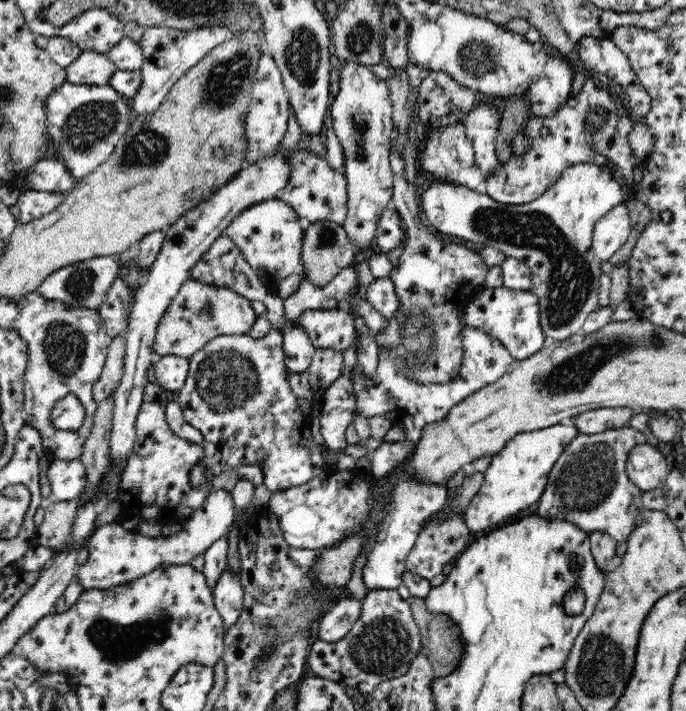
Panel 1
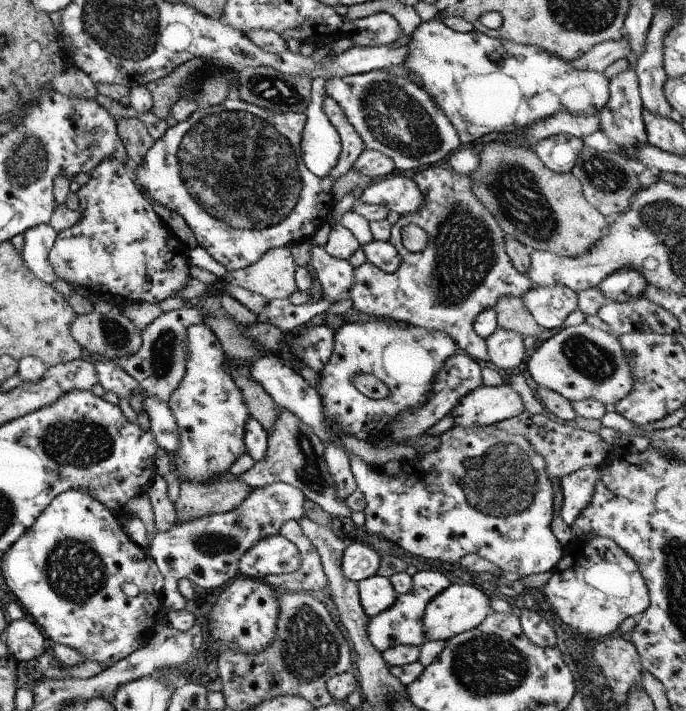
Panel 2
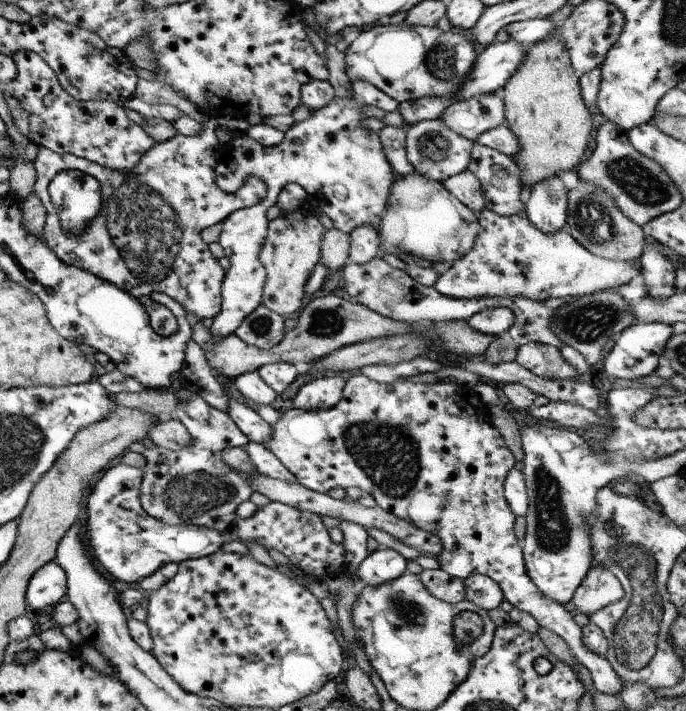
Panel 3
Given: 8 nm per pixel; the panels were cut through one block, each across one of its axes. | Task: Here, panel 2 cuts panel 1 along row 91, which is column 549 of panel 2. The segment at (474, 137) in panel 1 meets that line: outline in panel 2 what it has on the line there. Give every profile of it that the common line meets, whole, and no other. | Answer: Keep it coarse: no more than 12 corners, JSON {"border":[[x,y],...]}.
{"border":[[573,539],[539,590],[585,640],[649,607],[611,540]]}

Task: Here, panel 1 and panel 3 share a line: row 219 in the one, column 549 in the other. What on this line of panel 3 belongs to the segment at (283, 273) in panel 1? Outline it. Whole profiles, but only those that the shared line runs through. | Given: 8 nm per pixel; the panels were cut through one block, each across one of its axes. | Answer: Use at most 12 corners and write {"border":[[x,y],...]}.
{"border":[[482,208],[471,250],[435,280],[450,299],[585,296],[641,262]]}

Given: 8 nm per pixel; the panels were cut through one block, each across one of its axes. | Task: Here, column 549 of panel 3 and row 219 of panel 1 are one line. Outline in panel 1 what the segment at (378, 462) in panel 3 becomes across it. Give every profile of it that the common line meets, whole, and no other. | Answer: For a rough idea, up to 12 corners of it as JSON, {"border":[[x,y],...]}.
{"border":[[626,202],[596,222],[592,249],[602,263],[628,238]]}

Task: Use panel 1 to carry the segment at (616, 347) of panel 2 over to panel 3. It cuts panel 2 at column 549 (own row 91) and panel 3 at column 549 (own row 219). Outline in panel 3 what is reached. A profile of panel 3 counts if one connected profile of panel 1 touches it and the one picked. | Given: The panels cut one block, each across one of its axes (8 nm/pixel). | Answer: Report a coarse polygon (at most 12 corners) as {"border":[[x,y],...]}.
{"border":[[527,342],[514,361],[541,378],[582,378],[557,347]]}

